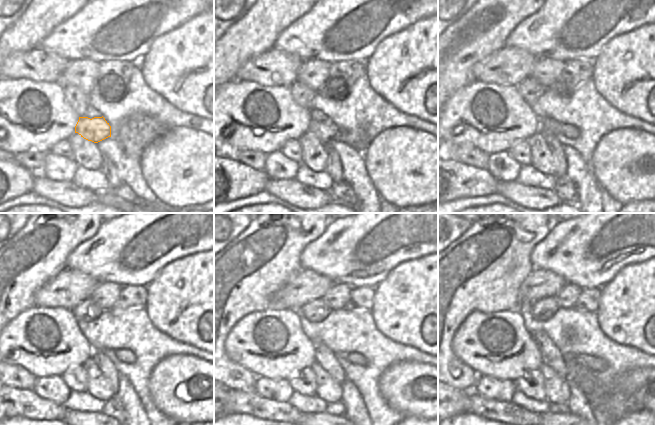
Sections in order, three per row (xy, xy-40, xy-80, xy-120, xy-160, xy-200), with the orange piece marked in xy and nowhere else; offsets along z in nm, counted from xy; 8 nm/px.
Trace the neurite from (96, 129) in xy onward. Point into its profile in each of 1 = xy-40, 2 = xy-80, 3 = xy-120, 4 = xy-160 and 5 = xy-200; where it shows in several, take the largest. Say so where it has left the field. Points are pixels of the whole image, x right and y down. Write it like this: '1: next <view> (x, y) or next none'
1: next xy-40 (325, 131)
2: next xy-80 (546, 126)
3: next xy-120 (124, 355)
4: next xy-160 (356, 358)
5: next xy-200 (593, 363)

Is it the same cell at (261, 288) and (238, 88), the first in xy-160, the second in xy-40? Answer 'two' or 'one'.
two

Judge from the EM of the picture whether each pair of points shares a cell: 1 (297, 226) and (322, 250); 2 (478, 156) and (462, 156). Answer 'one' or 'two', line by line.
1: two
2: one

